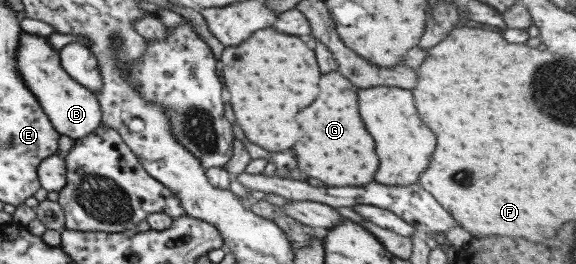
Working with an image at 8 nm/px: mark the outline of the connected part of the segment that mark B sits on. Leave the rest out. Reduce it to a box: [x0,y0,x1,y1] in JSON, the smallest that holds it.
[16,31,101,139]

